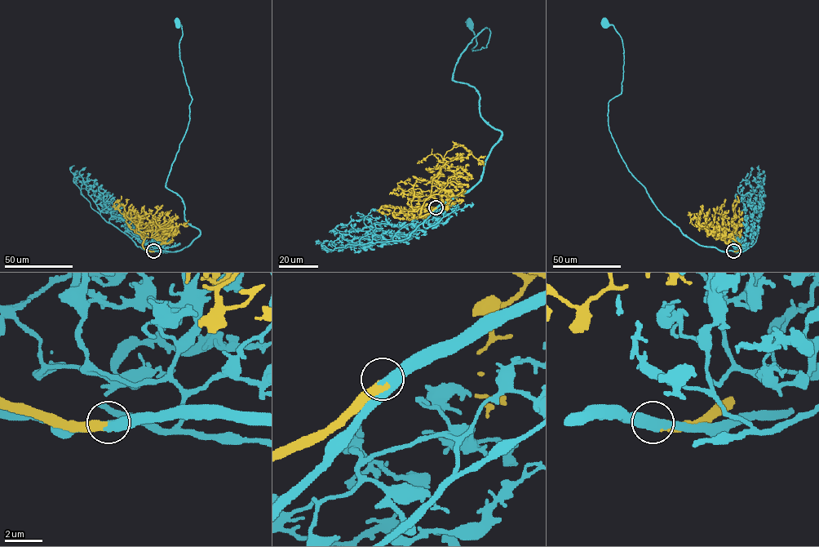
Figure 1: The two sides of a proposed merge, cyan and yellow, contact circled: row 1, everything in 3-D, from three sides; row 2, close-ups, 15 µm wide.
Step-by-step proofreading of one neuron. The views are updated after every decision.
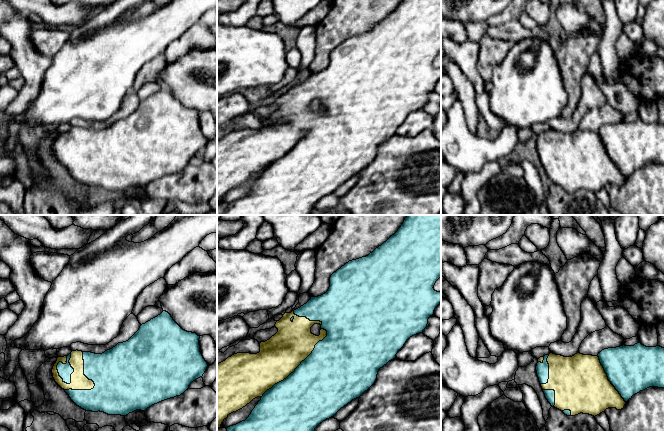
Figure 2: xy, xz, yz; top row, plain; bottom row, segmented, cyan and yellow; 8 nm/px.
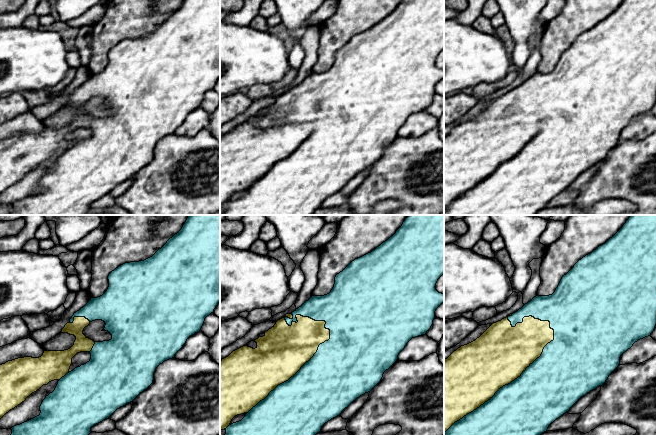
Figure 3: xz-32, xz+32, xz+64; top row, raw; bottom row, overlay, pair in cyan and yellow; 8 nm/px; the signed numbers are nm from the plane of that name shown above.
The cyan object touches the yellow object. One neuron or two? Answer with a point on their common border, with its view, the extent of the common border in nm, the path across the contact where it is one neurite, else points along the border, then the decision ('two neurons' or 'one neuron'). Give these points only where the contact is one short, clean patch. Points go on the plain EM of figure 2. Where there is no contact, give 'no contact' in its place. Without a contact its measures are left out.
meets cyan in xz at (298, 142); contact 750 nm long; one neuron

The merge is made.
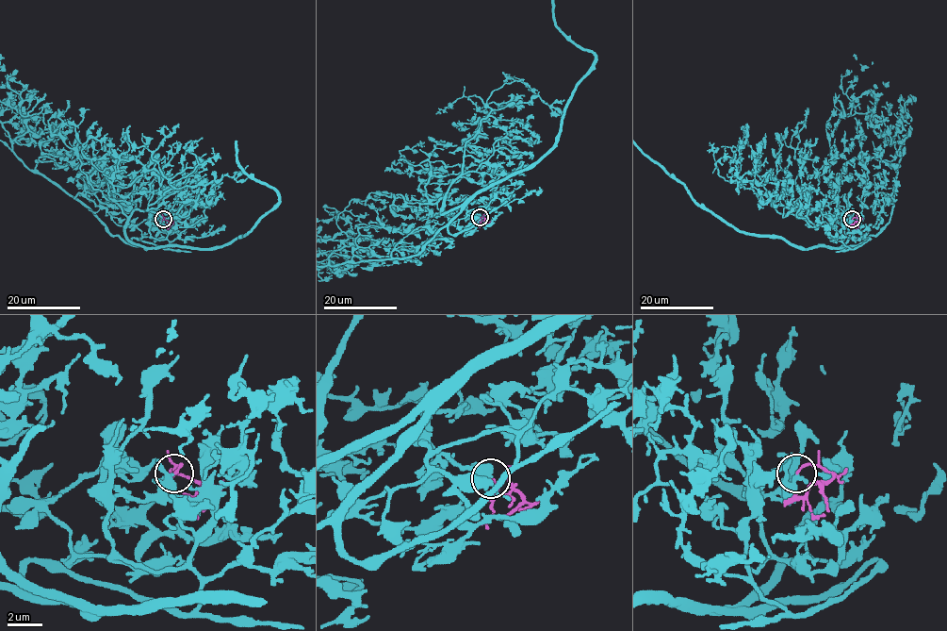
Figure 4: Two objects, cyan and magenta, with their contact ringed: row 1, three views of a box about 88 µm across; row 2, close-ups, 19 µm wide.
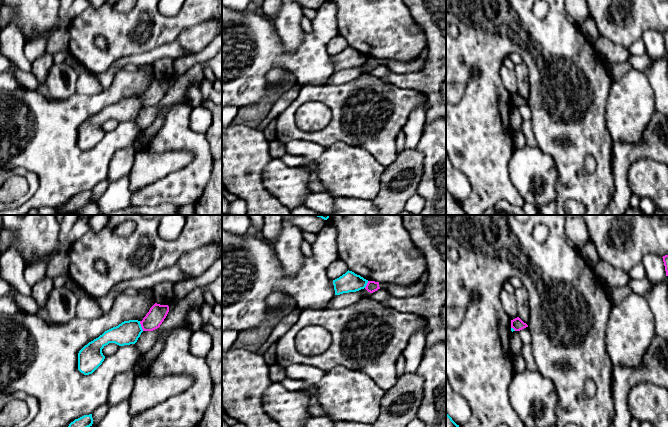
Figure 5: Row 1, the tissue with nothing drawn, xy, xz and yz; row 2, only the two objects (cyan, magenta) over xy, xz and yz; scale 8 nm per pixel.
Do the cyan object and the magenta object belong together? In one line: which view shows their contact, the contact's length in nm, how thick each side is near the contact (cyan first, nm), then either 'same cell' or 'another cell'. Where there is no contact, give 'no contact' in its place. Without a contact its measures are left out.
xy | 90 nm | 190/140 nm | another cell

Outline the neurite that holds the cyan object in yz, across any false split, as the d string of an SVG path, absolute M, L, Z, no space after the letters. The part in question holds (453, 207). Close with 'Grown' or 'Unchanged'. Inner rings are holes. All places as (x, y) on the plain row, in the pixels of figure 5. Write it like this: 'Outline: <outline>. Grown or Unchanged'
Outline: M446 190L446 215L466 215L459 201L457 201L448 190Z. Unchanged

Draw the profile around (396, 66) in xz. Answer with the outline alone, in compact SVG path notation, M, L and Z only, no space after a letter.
M419 57L410 62L393 60L386 66L390 71L398 74L417 73L423 69L423 61Z

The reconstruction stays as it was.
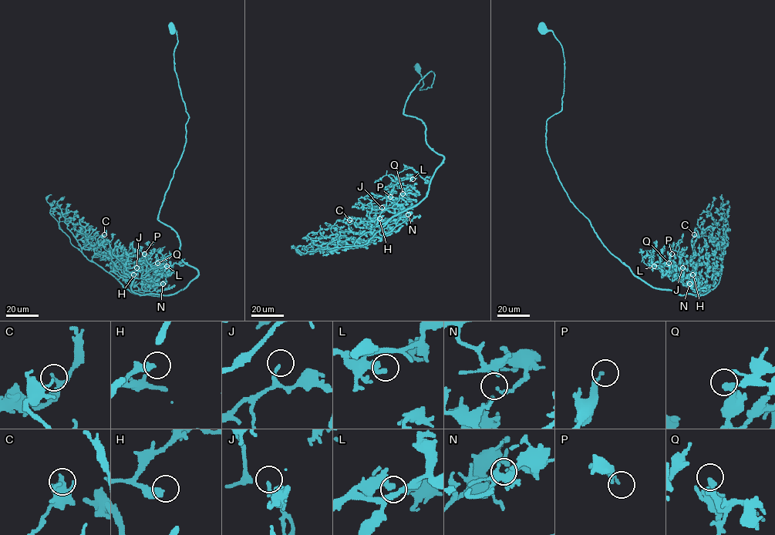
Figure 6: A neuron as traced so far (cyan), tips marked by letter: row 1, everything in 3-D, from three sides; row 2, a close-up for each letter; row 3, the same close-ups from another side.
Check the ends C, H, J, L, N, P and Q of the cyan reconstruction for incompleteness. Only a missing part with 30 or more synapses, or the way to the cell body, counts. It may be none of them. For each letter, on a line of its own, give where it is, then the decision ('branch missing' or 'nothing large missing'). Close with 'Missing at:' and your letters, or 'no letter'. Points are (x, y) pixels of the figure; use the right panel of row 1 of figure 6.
C: at (694, 234); nothing large missing
H: at (692, 274); branch missing
J: at (682, 267); branch missing
L: at (654, 266); nothing large missing
N: at (689, 284); nothing large missing
P: at (672, 254); branch missing
Q: at (668, 263); nothing large missing
Missing at: H, J, P

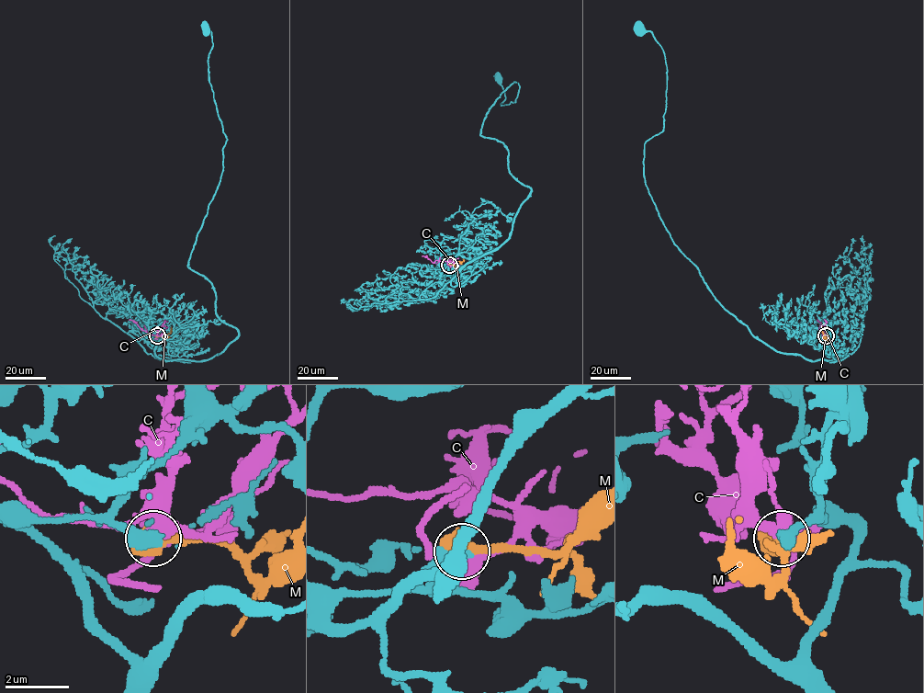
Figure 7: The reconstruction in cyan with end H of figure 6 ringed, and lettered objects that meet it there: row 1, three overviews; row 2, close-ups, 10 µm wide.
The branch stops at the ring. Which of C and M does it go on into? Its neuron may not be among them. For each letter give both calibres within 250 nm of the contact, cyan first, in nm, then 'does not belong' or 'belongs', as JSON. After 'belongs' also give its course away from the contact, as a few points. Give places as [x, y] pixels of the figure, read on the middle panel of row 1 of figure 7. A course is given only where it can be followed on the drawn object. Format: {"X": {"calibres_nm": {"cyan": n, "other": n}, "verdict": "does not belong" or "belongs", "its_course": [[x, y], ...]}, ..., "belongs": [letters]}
{"C": {"calibres_nm": {"cyan": 480, "other": 440}, "verdict": "does not belong"}, "M": {"calibres_nm": {"cyan": 500, "other": 650}, "verdict": "belongs", "its_course": [[449, 265], [463, 261]]}, "belongs": ["M"]}

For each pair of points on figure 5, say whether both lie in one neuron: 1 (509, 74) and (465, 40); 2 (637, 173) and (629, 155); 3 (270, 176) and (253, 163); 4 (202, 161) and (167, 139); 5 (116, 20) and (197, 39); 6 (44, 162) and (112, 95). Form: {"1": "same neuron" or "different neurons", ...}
{"1": "different neurons", "2": "different neurons", "3": "different neurons", "4": "same neuron", "5": "different neurons", "6": "same neuron"}

